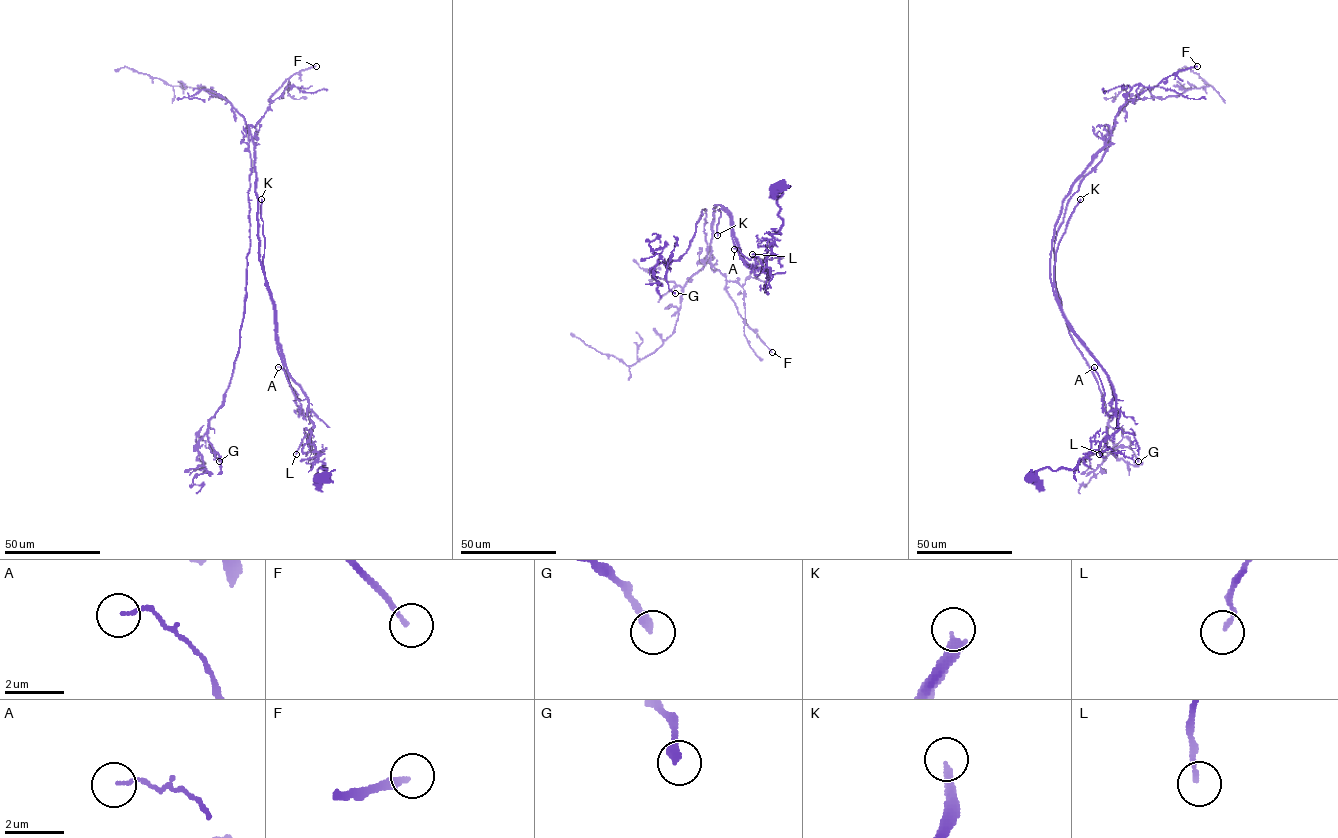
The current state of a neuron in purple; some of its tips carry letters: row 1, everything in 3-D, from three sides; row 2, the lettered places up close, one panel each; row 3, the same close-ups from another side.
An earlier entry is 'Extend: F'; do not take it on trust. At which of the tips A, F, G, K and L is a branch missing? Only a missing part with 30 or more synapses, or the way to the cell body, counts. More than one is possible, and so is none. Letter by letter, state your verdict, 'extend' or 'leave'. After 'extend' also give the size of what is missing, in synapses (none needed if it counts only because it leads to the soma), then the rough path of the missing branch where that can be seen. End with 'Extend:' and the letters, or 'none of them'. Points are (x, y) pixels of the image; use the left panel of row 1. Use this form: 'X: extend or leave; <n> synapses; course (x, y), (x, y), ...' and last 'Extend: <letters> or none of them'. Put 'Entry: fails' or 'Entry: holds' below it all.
A: leave
F: extend; 60 synapses; course (316, 66), (353, 64), (364, 60), (380, 61)
G: leave
K: extend; 40 synapses; course (261, 199), (254, 150), (261, 139), (262, 126), (268, 111)
L: leave
Extend: F, K
Entry: fails

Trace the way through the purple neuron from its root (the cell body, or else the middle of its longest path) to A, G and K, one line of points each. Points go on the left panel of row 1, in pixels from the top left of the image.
A: (323, 477), (321, 467), (327, 469), (310, 441), (313, 422), (299, 411), (302, 405), (278, 367)
G: (323, 477), (308, 398), (287, 368), (259, 259), (249, 134), (240, 346), (207, 436), (219, 461)
K: (323, 477), (321, 467), (327, 469), (310, 441), (308, 398), (288, 371), (277, 334), (263, 262), (261, 199)

